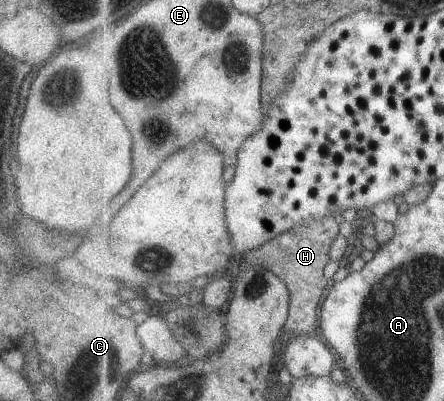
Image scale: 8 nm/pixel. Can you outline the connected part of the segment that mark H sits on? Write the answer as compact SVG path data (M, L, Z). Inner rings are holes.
M329 216L328 218L313 222L310 226L296 226L293 230L285 232L264 246L261 246L257 251L251 251L247 255L242 255L241 271L243 271L243 267L249 267L249 261L251 263L264 263L281 276L281 279L288 285L290 289L290 314L284 329L295 336L320 334L321 301L323 301L323 293L325 293L327 285L331 285L327 277L325 277L325 267L329 263L329 249L331 249L331 245L333 245L333 241L335 241L338 233L339 223L335 221L333 216Z

